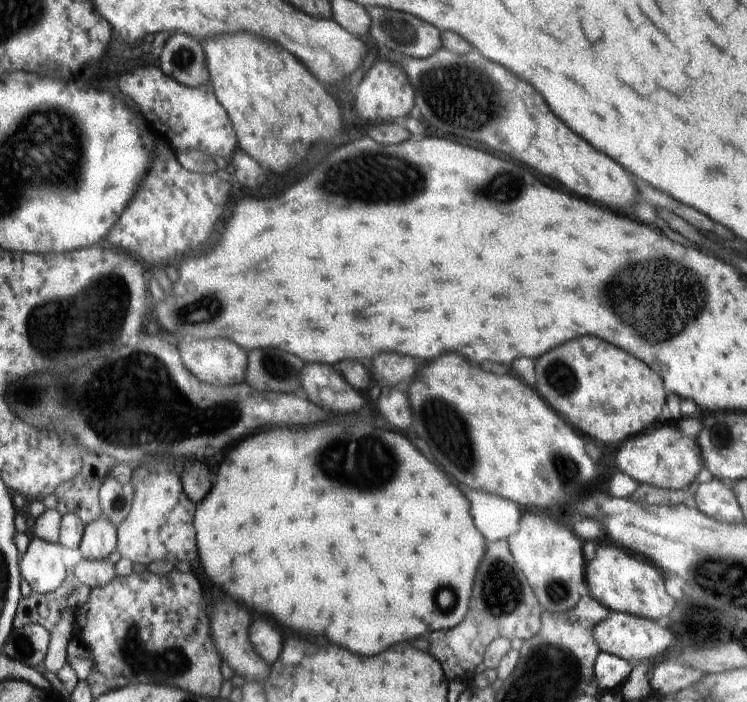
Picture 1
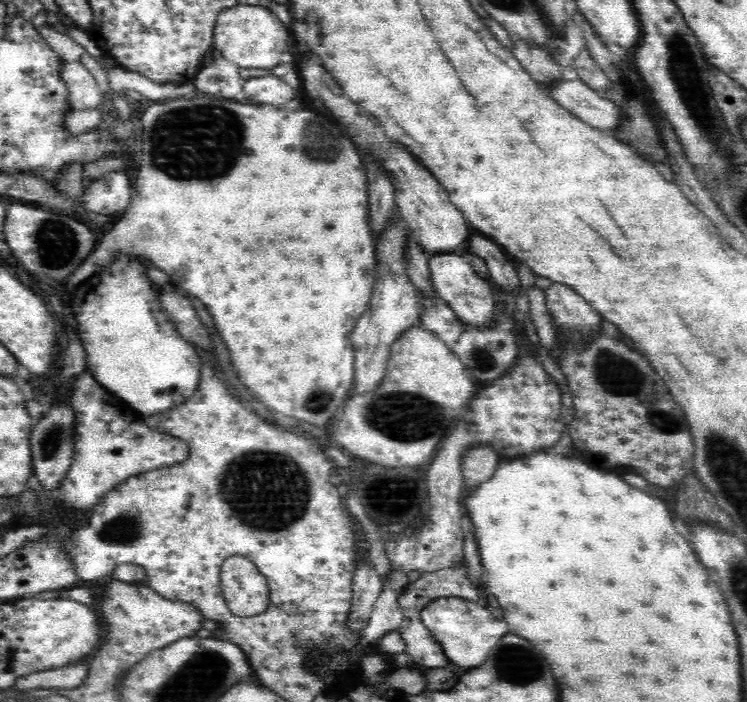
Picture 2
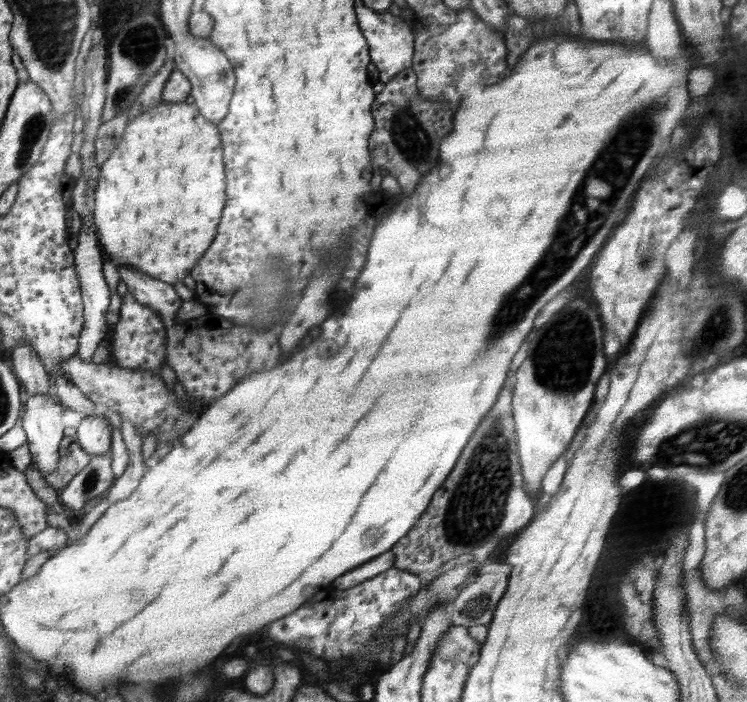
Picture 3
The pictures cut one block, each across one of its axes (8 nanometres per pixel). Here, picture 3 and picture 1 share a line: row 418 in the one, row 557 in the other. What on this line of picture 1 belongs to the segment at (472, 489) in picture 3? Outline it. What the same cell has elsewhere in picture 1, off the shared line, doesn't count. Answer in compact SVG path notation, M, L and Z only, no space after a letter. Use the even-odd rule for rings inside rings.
M492 542L486 546L486 554L478 566L470 604L462 622L454 628L432 632L428 638L429 652L448 668L448 680L470 676L483 661L487 648L496 638L528 640L538 635L540 628L540 604L531 586L528 586L522 569L514 562L506 542Z

